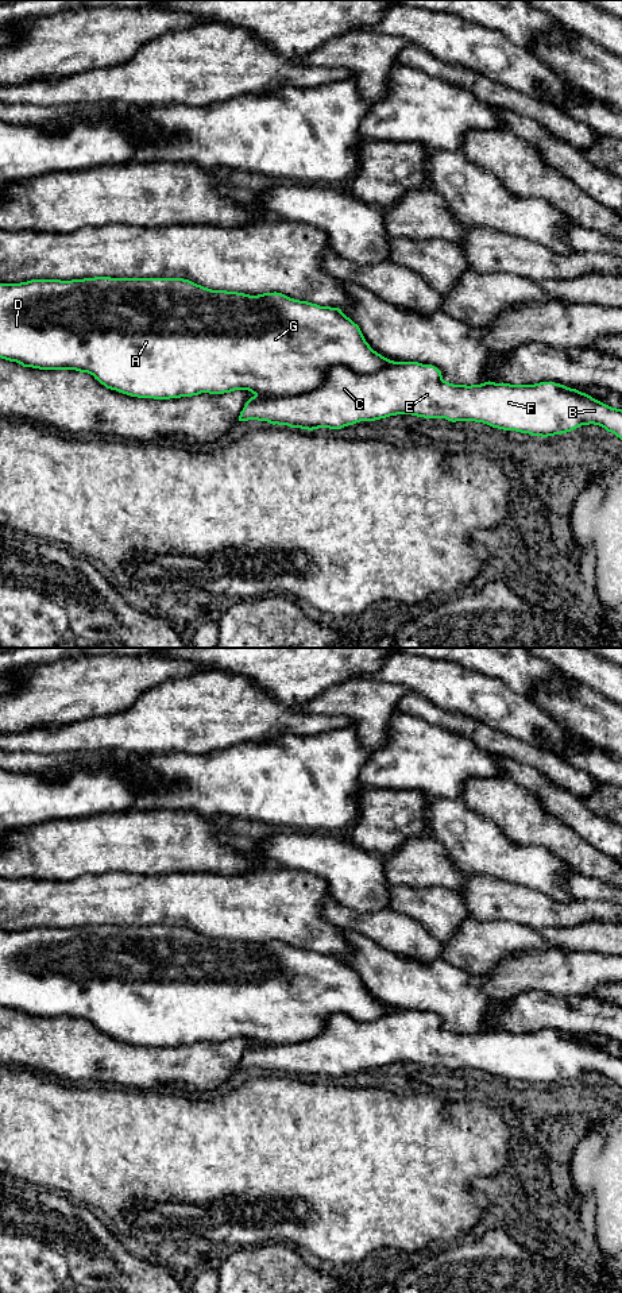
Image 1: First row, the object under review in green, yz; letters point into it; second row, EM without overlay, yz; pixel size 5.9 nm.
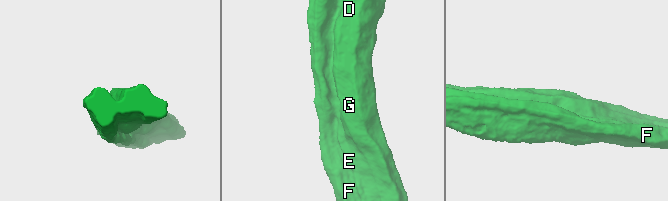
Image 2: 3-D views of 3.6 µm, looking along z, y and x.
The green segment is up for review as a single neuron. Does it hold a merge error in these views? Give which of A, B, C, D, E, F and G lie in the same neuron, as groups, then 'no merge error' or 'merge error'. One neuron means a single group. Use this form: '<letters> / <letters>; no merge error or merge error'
A D G / B C E F; merge error

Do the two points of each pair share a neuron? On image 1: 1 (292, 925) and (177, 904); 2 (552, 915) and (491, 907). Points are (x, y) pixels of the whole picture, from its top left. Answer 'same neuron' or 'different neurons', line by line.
1: same neuron
2: same neuron

